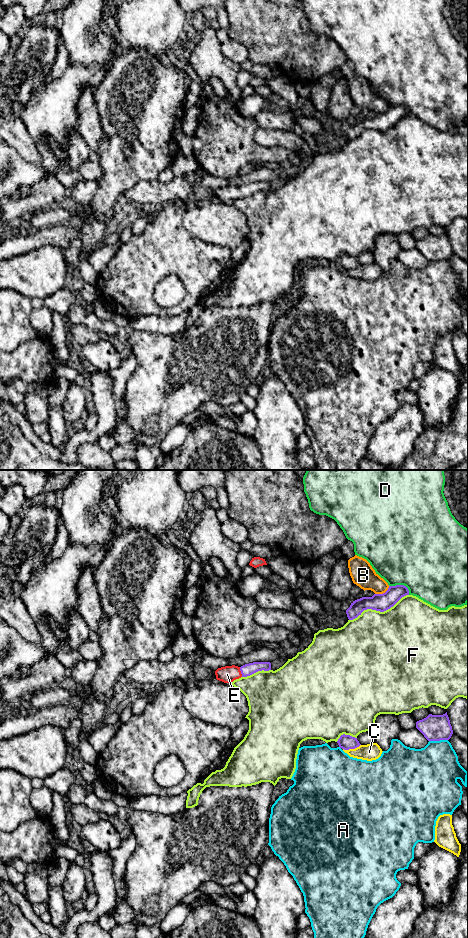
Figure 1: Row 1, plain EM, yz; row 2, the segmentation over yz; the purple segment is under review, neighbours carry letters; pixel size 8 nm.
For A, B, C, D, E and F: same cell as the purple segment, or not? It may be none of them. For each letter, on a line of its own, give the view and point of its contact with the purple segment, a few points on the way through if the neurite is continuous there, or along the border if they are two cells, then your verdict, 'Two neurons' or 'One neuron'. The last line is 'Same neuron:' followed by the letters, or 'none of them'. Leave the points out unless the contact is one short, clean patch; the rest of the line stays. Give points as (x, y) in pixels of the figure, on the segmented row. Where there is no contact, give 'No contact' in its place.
A: Touches purple at yz (438, 740). Two neurons
B: Touches purple at yz (383, 593). Boundary: yz (389, 586), (384, 592), (375, 594). Two neurons
C: Touches purple at yz (351, 748). Two neurons
D: Touches purple at yz (401, 585). Two neurons
E: Touches purple at yz (241, 672). Path across: yz (246, 670), (241, 672), (227, 674). One neuron
F: Touches purple at yz (378, 610). Two neurons
Same neuron: E

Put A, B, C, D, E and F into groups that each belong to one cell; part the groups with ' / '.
A / B / C / D / E / F

